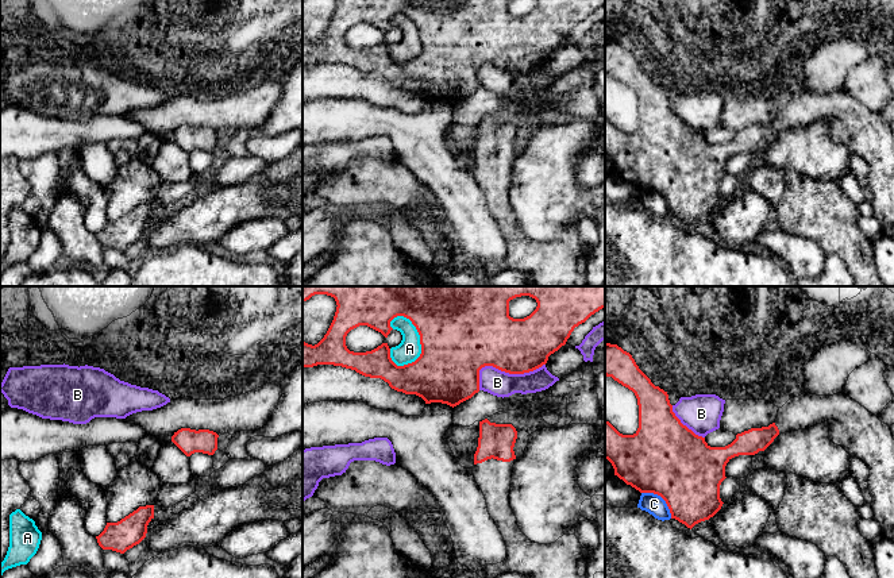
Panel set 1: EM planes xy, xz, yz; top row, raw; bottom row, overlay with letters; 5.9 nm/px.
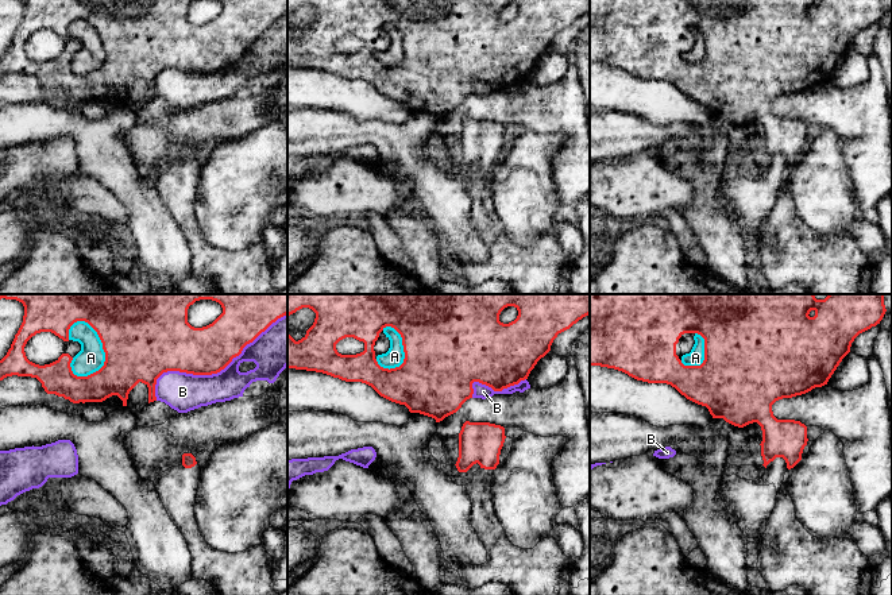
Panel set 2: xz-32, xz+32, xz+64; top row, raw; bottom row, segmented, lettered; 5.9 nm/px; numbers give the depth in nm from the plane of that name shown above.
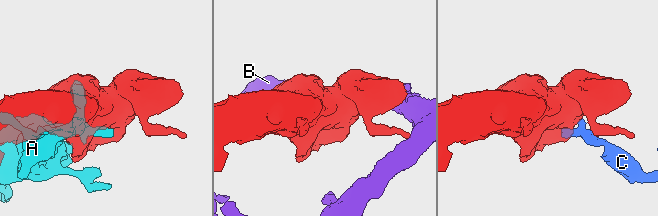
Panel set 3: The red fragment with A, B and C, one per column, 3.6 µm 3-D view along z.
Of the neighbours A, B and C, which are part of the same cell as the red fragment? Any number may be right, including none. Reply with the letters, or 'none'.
none

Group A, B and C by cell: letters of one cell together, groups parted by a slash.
A / B / C

